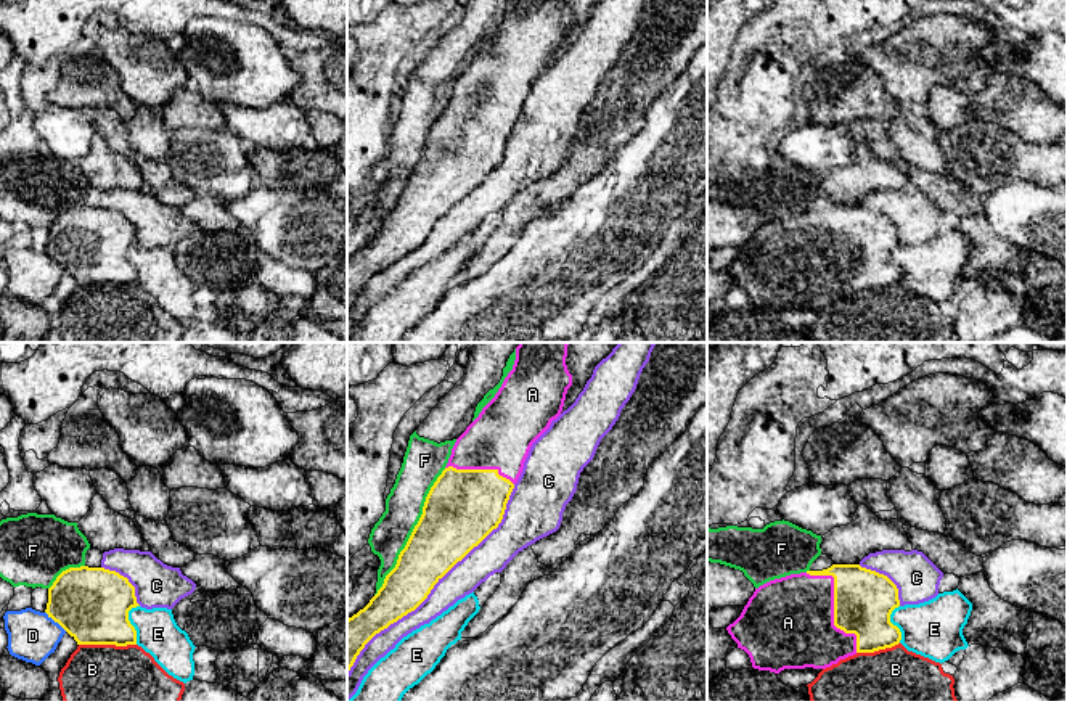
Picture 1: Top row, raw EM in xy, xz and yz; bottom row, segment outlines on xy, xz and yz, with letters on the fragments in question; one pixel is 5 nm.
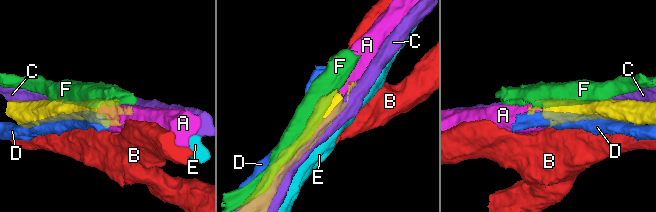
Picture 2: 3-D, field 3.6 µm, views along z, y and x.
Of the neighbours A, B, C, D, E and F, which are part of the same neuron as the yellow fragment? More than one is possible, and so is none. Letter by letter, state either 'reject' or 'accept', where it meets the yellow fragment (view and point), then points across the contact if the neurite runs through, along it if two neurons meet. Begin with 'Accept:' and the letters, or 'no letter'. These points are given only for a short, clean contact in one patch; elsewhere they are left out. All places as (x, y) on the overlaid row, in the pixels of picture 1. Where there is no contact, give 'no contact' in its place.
Accept: A
A: accept; contact yz (834, 606)
B: reject; contact xy (108, 643)
C: reject; contact xz (436, 582)
D: reject; contact xy (57, 621)
E: reject; contact xy (129, 623)
F: reject; contact xz (412, 532)

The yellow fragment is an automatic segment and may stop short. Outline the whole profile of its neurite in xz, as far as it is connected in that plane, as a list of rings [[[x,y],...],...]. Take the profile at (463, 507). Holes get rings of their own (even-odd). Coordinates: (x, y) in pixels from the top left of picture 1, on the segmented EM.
[[[519,342],[513,370],[501,387],[456,439],[395,568],[370,603],[347,619],[347,674],[376,633],[415,611],[434,585],[498,527],[532,444],[562,412],[572,386],[566,365],[567,346],[569,342]]]

